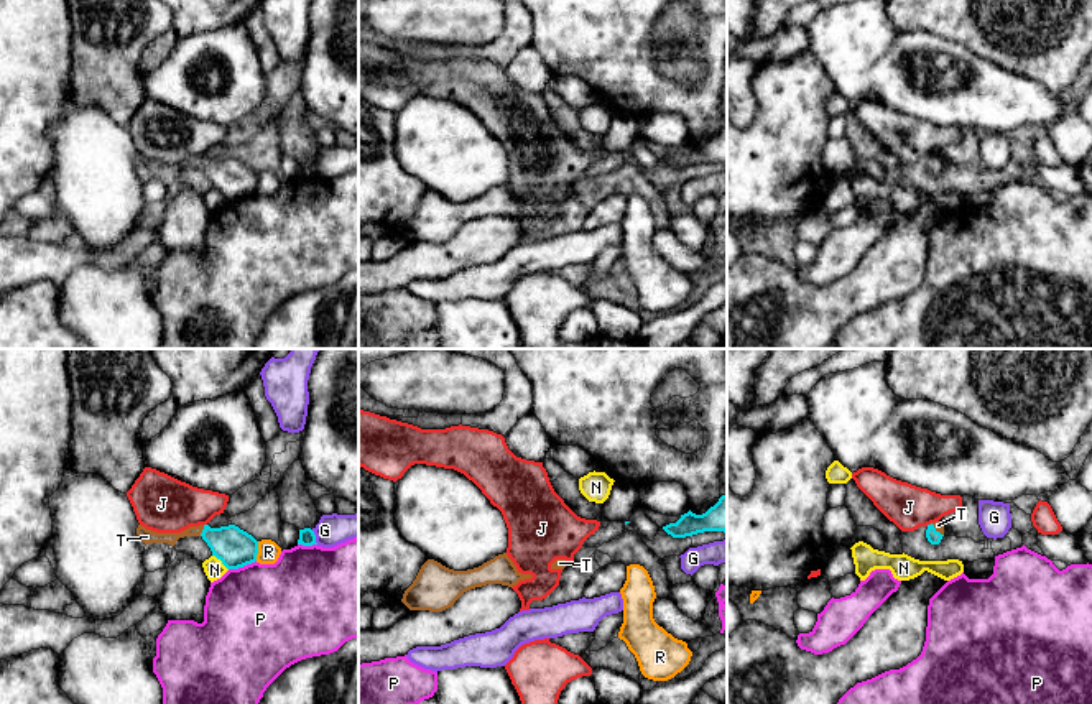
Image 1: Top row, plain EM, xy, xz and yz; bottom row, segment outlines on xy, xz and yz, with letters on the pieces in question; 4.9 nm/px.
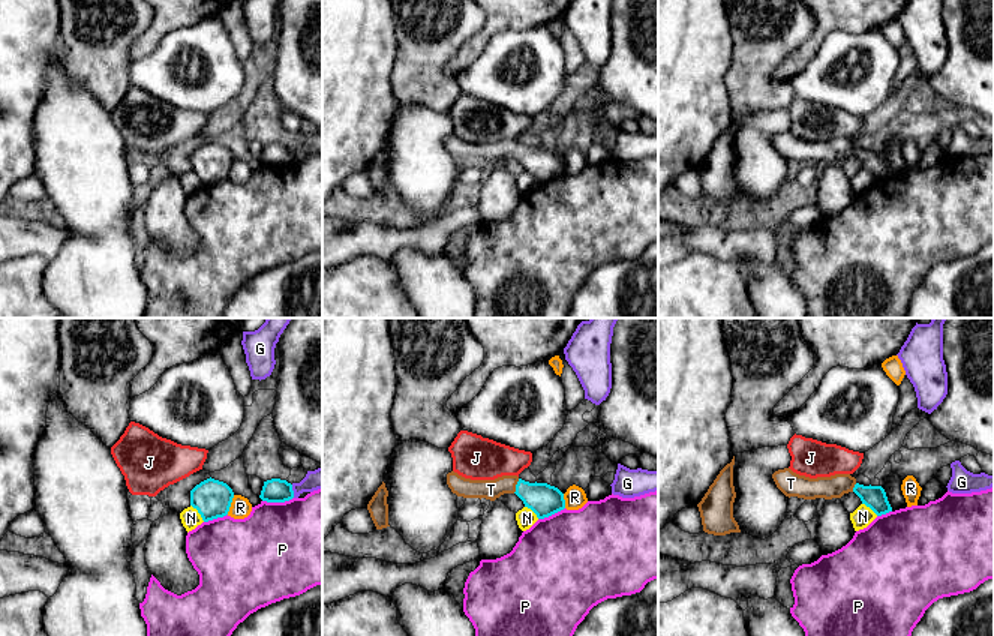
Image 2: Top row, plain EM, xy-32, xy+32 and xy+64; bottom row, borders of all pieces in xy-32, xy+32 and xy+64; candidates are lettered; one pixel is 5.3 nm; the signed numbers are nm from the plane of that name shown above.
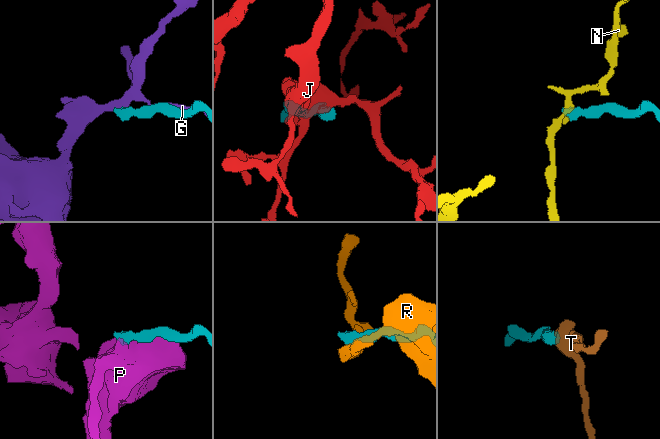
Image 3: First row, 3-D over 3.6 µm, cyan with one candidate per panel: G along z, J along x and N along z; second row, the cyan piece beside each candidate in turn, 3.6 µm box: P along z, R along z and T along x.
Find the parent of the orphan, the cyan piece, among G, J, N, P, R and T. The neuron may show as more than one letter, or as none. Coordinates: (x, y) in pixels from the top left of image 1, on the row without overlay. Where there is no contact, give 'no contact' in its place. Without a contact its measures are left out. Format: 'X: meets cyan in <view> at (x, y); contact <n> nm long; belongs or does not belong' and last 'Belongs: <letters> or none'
G: meets cyan in xy at (314, 168); contact 80 nm long; does not belong
J: meets cyan in yz at (928, 157); contact 40 nm long; does not belong
N: meets cyan in xy at (221, 191); contact 110 nm long; does not belong
P: meets cyan in xy at (242, 198); contact 140 nm long; does not belong
R: meets cyan in xy at (257, 183); contact 100 nm long; does not belong
T: meets cyan in xy at (203, 163); contact 50 nm long; belongs
Belongs: T

